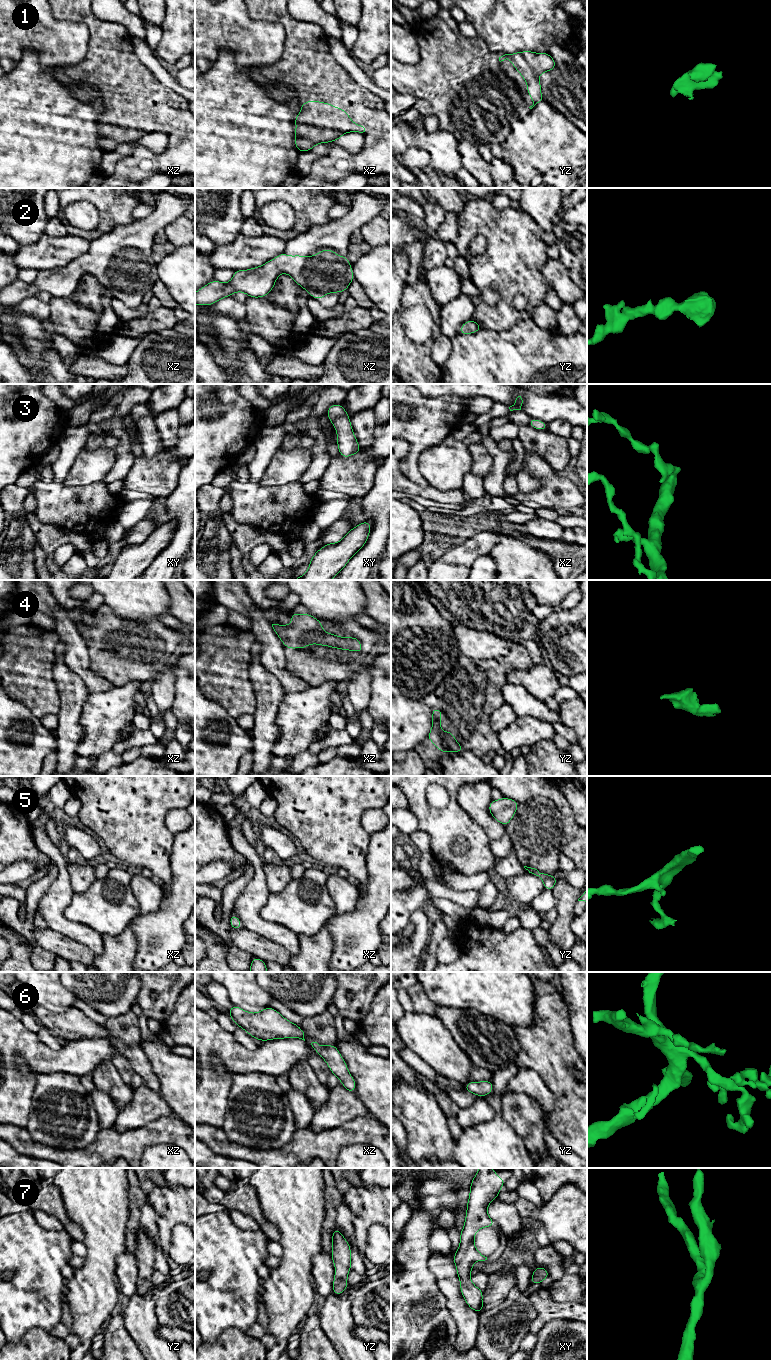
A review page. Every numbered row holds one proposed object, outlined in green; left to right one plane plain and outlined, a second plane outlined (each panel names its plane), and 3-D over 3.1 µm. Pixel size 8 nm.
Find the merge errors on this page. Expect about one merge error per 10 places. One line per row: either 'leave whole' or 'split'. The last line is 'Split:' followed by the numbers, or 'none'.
1: leave whole
2: leave whole
3: leave whole
4: leave whole
5: leave whole
6: leave whole
7: leave whole
Split: none

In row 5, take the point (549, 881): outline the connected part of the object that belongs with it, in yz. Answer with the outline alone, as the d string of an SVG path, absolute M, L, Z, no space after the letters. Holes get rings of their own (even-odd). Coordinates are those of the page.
M524 866L524 868L526 870L529 871L529 873L532 873L536 876L538 876L539 878L542 879L543 881L543 884L544 884L544 887L545 887L545 890L553 890L557 880L559 878L555 877L555 876L552 876L552 875L548 875L546 873L543 873L543 872L539 872L537 869L535 868L531 868L531 867L527 867L527 866Z

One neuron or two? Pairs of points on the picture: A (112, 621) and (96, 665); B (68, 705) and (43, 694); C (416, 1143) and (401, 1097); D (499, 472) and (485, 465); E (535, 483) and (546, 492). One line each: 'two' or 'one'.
A: one
B: two
C: one
D: two
E: two

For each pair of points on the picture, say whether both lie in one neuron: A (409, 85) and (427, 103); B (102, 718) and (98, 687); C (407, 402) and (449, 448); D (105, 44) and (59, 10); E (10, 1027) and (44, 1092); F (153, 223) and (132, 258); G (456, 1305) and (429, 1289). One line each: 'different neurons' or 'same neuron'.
A: same neuron
B: different neurons
C: different neurons
D: same neuron
E: different neurons
F: same neuron
G: different neurons

